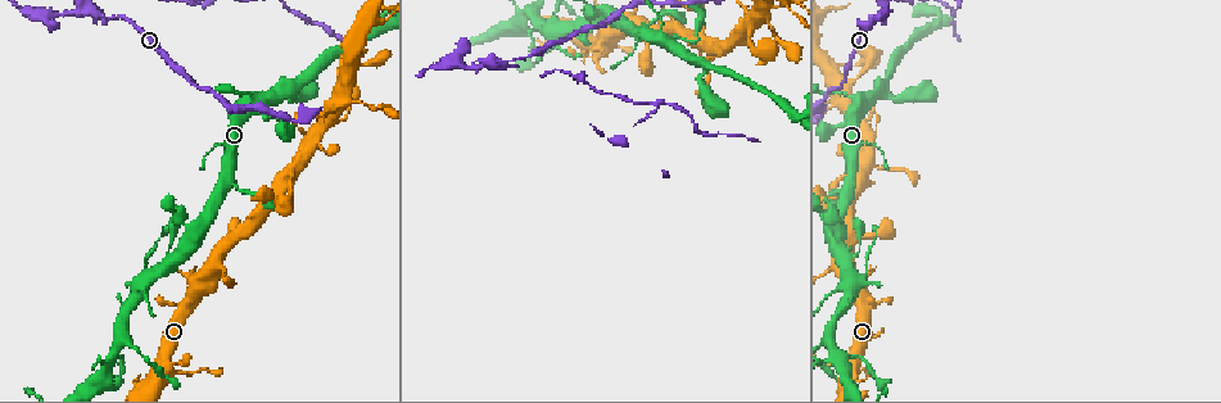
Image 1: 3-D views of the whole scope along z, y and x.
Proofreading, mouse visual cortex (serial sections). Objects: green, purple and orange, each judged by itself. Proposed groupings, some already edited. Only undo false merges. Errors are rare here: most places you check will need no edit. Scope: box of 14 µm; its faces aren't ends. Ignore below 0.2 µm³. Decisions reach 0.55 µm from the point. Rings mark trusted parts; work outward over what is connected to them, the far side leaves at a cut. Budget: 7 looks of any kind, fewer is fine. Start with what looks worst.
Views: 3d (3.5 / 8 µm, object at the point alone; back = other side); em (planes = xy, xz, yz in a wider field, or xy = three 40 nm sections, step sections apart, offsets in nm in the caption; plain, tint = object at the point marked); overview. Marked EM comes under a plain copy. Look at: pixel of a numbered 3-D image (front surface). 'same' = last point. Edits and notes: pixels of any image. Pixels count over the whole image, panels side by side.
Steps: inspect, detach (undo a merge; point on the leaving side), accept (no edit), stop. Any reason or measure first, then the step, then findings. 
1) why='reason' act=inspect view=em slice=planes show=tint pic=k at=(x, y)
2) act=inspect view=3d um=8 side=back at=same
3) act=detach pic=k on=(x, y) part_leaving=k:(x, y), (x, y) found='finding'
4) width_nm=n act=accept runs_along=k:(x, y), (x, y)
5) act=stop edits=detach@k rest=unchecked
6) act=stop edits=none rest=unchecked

act=inspect view=3d um=8 pic=1 at=(830, 340)

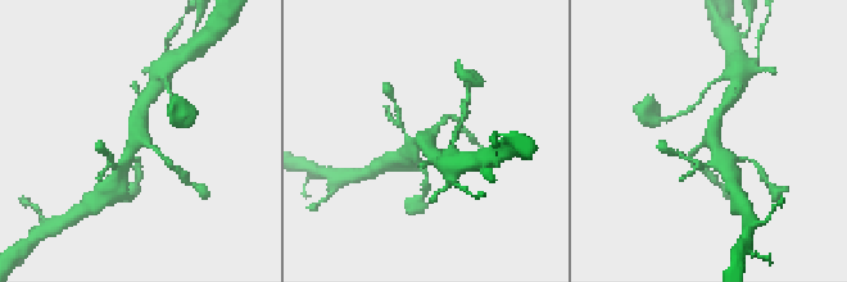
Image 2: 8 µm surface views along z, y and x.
act=inspect view=3d um=3.5 pic=2 at=(714, 139)

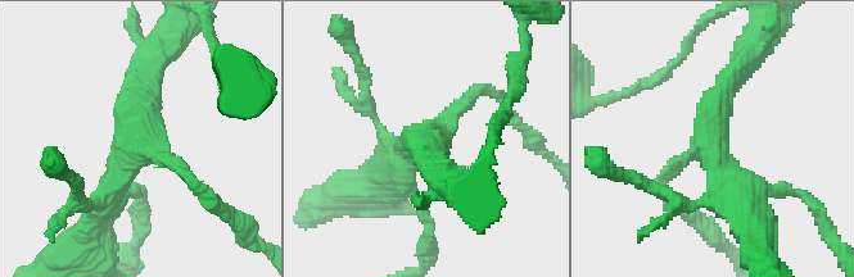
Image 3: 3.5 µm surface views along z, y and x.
arm_widths_nm=200,250,350 act=accept found='continuous, no second cell'

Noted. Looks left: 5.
why='arms part here' act=inspect view=3d um=8 pic=1 at=(861, 109)

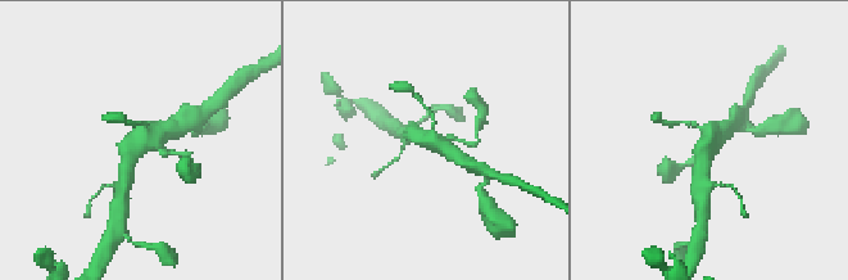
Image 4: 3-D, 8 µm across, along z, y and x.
act=inspect view=em slice=planes show=tint pic=4 at=(147, 140)

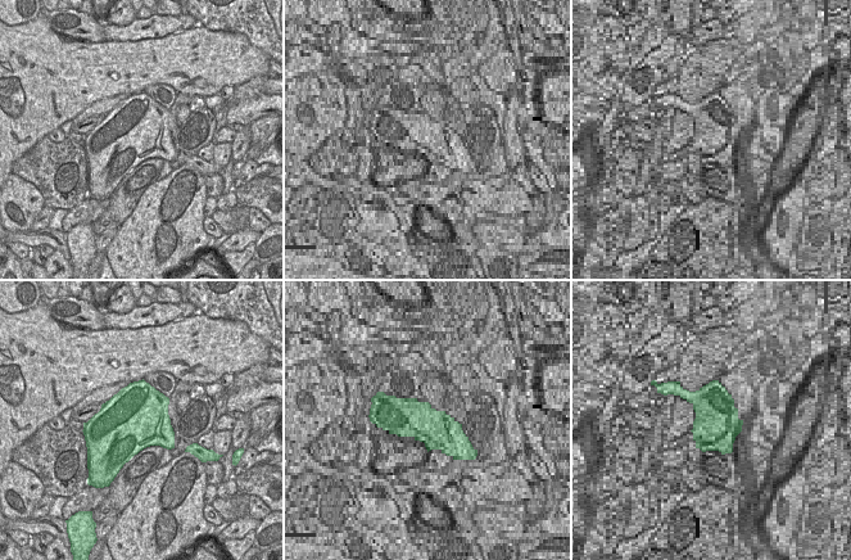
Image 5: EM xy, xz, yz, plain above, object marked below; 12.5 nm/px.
act=accept runs_along=4:(127, 166), (137, 145), (177, 129) found='one cell here'

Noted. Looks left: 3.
why='abrupt turn' act=inspect view=3d um=3.5 pic=1 at=(513, 60)

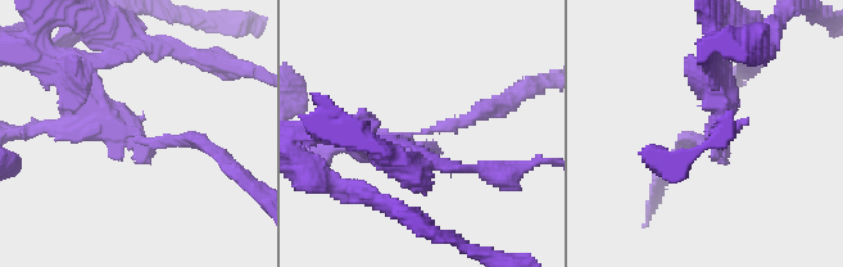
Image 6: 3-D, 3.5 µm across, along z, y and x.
arm_widths_nm=200,300 why='need the tissue' act=inspect view=em slice=planes show=tint pic=6 at=(139, 139)

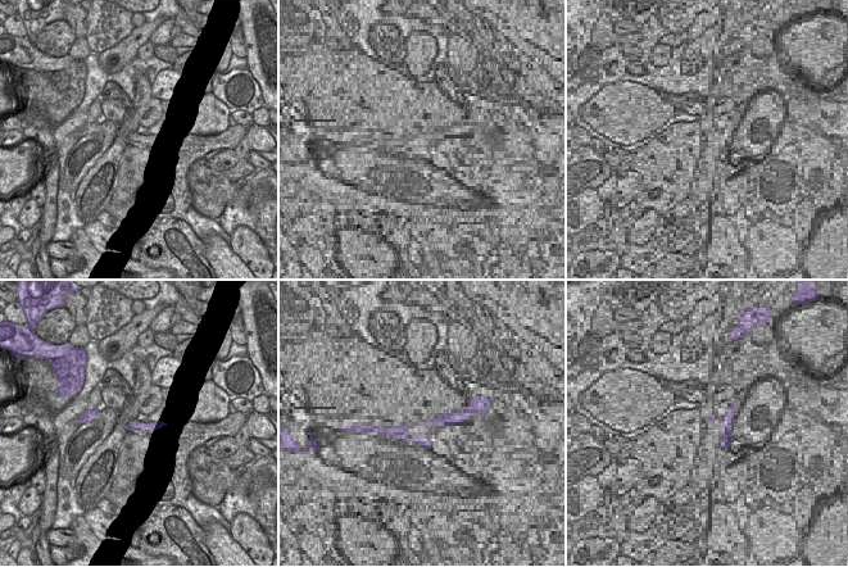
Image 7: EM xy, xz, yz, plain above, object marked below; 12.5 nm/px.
act=detach pic=6 on=(50, 76) found='two cells meet here'

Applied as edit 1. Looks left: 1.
act=stop edits=detach@6 rest=unchecked

